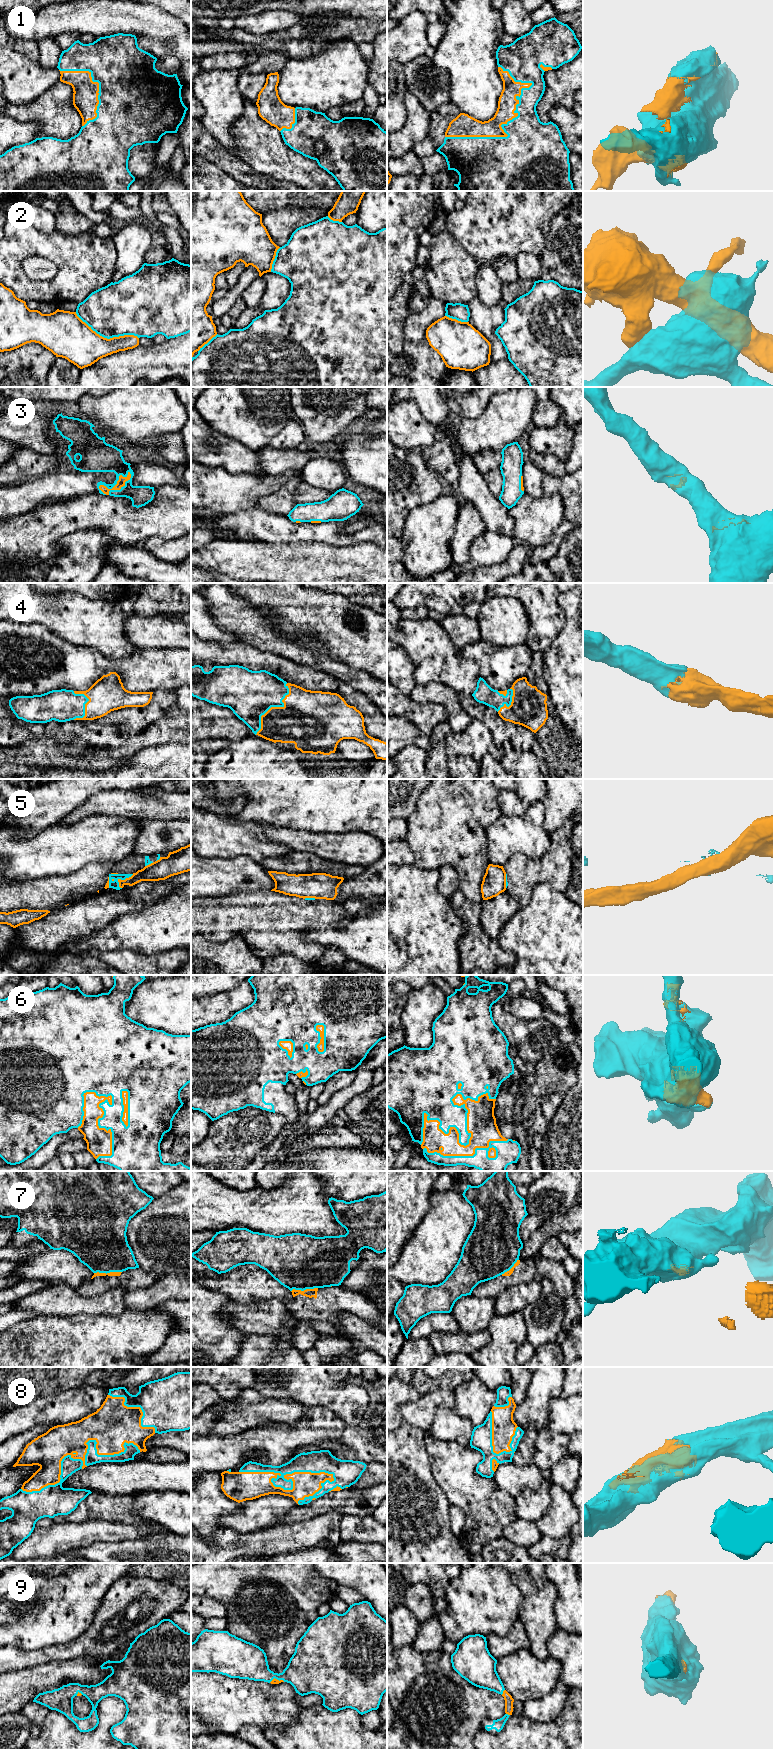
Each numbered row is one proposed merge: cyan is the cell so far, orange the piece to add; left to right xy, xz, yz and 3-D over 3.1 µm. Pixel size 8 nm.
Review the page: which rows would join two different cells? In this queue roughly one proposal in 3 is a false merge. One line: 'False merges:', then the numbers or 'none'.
False merges: 2, 5, 7

